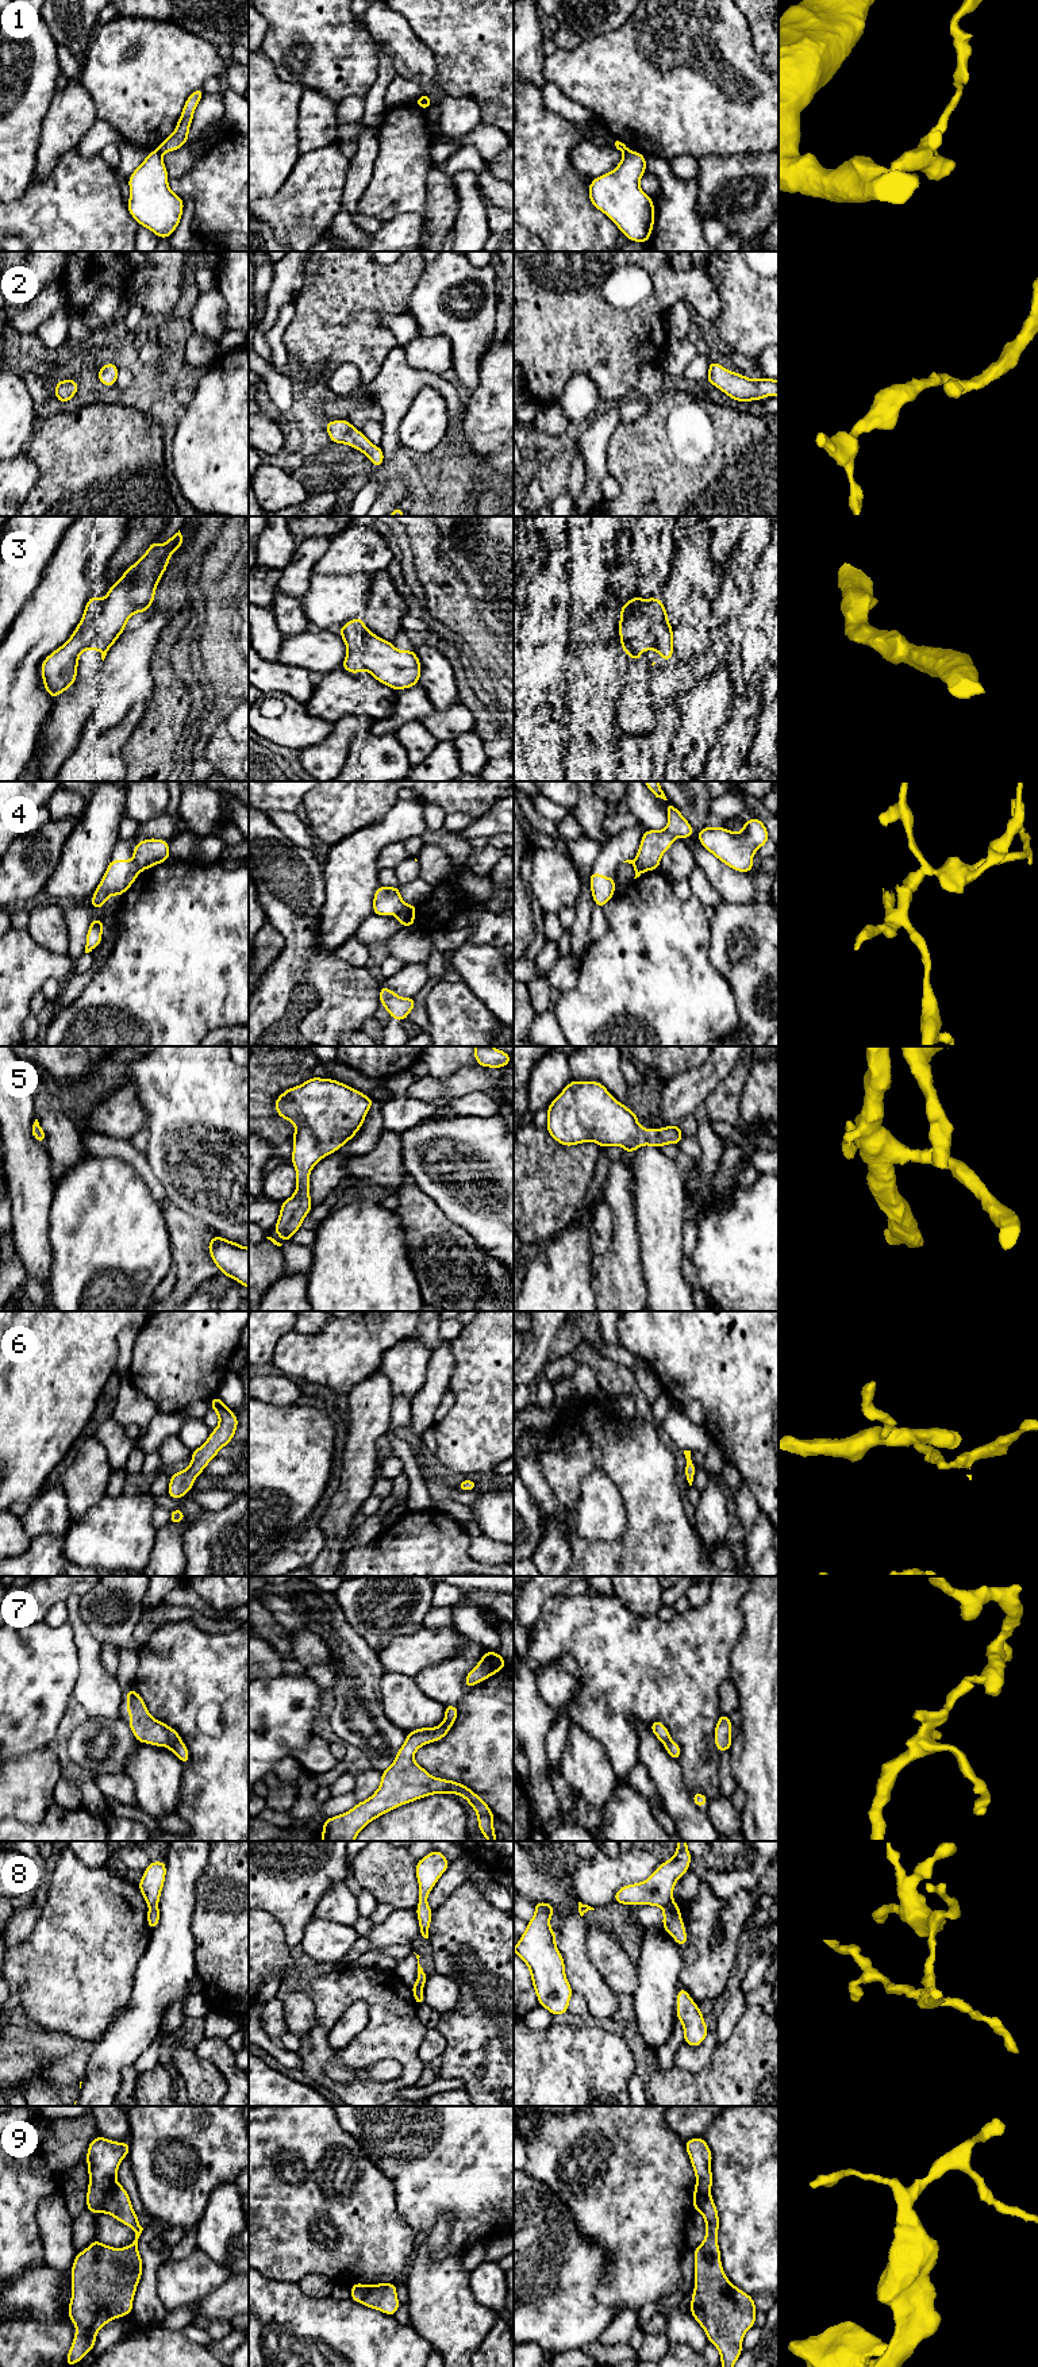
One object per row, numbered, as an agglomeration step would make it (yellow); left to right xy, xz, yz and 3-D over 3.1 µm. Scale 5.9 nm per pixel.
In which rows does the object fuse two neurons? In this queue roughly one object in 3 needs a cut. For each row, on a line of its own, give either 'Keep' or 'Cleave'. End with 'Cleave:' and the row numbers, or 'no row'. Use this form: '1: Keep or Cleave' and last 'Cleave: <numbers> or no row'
1: Cleave
2: Keep
3: Keep
4: Cleave
5: Keep
6: Keep
7: Cleave
8: Cleave
9: Cleave
Cleave: 1, 4, 7, 8, 9

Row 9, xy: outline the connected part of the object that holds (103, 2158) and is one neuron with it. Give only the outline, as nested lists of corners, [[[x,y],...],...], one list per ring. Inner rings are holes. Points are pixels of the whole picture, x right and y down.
[[[101,2136],[95,2137],[86,2152],[89,2185],[86,2209],[101,2213],[101,2205],[108,2189],[116,2182],[119,2164],[130,2152],[130,2141],[118,2143]]]

